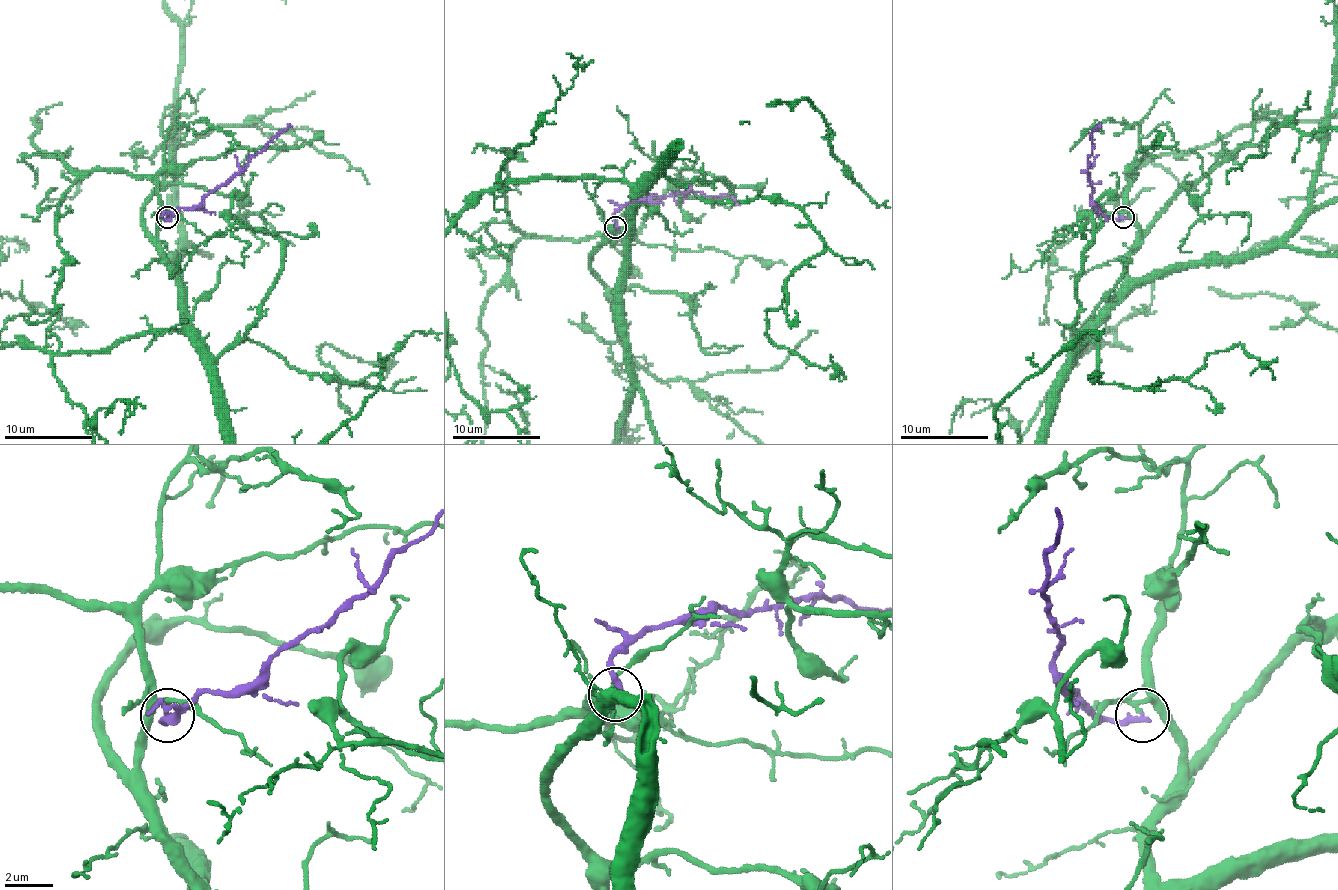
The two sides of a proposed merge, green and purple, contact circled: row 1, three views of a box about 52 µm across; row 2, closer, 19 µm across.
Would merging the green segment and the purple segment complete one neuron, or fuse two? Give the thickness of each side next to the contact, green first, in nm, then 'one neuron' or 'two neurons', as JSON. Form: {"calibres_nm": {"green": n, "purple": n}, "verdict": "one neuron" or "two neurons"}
{"calibres_nm": {"green": 160, "purple": 320}, "verdict": "two neurons"}

